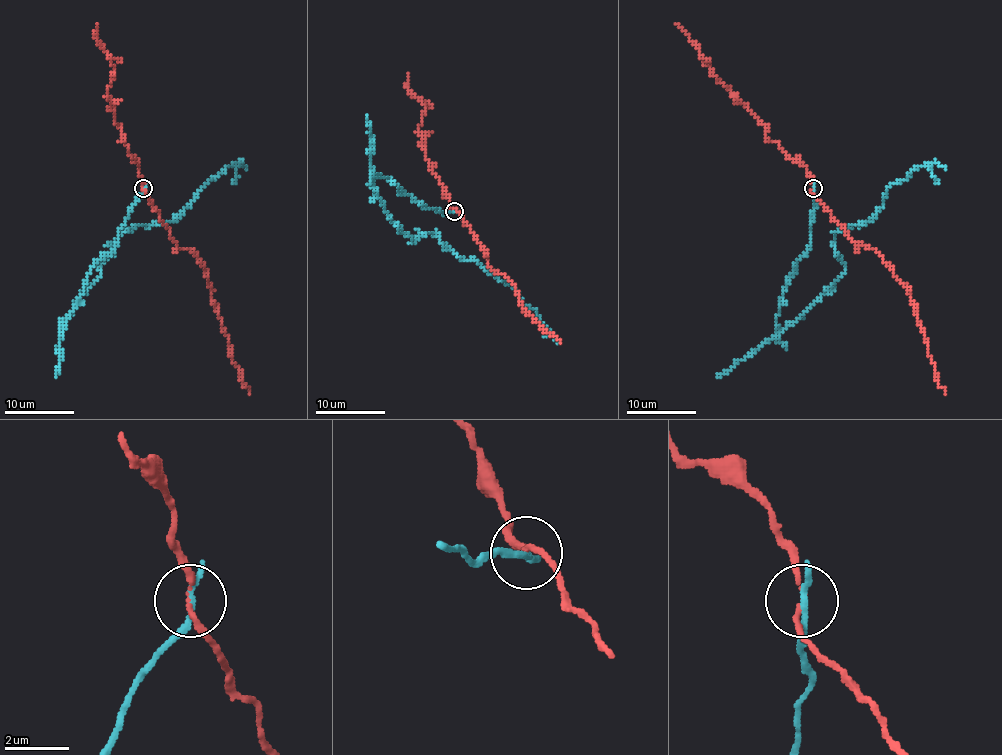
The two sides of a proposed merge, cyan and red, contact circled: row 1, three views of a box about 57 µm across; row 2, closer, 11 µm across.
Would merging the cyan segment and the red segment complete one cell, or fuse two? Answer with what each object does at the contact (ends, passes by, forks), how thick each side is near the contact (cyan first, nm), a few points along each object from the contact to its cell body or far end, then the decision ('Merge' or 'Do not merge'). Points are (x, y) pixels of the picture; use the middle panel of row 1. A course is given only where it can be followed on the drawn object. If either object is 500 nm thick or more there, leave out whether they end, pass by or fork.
At the ring cyan ends. At the ring red passes by. Thickness 260 nm (cyan) against 140 nm. Course of cyan: (454, 211), (428, 209), (373, 176), (385, 213), (411, 242), (433, 235), (508, 282), (558, 344). Course of red: (454, 211), (485, 252), (489, 266), (516, 289), (527, 315), (561, 344). Do not merge

